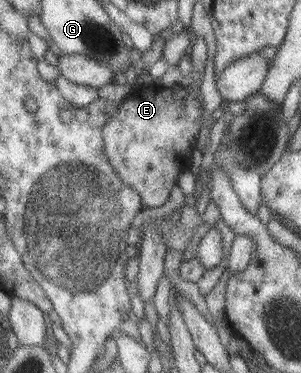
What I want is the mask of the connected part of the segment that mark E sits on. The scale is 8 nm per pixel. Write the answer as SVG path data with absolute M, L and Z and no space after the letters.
M158 84L154 87L145 85L133 88L102 127L103 153L118 178L140 195L144 208L161 207L167 201L171 189L178 185L179 176L184 171L190 171L194 139L202 129L202 117L200 101L195 99L190 88L177 84L171 88Z

